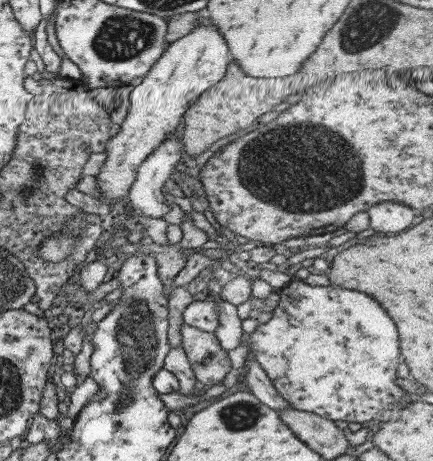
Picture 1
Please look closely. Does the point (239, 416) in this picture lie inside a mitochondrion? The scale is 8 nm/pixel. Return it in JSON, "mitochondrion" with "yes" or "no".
{"mitochondrion":"yes"}

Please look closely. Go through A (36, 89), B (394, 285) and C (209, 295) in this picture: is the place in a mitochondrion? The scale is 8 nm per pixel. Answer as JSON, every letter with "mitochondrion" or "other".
{"A":"other","B":"other","C":"other"}

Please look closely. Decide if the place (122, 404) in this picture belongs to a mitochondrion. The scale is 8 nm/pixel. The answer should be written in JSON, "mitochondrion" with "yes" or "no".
{"mitochondrion":"yes"}

